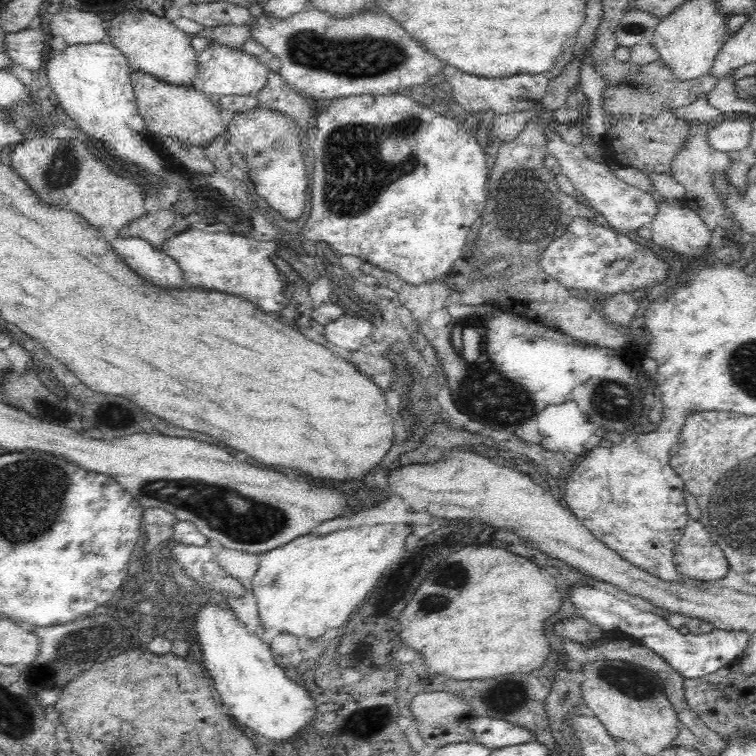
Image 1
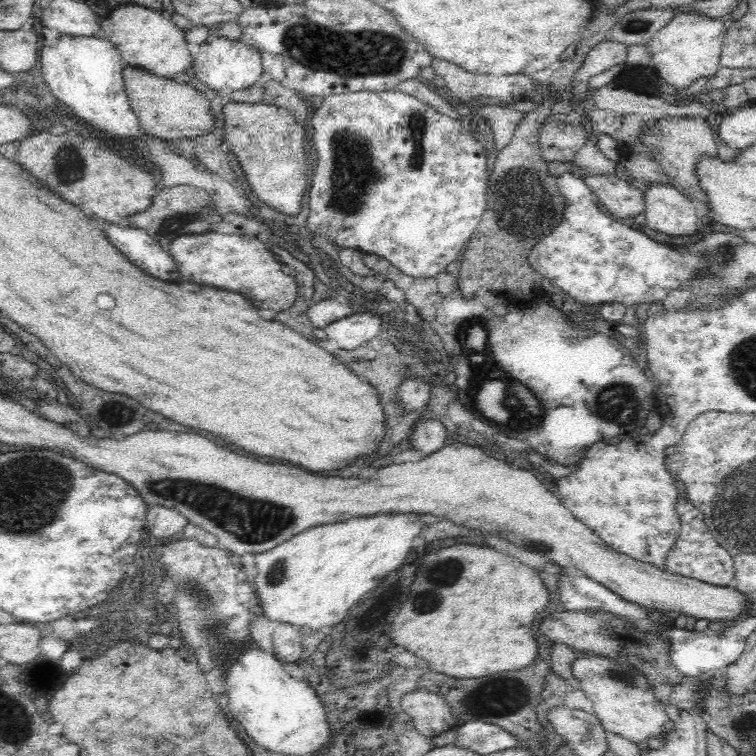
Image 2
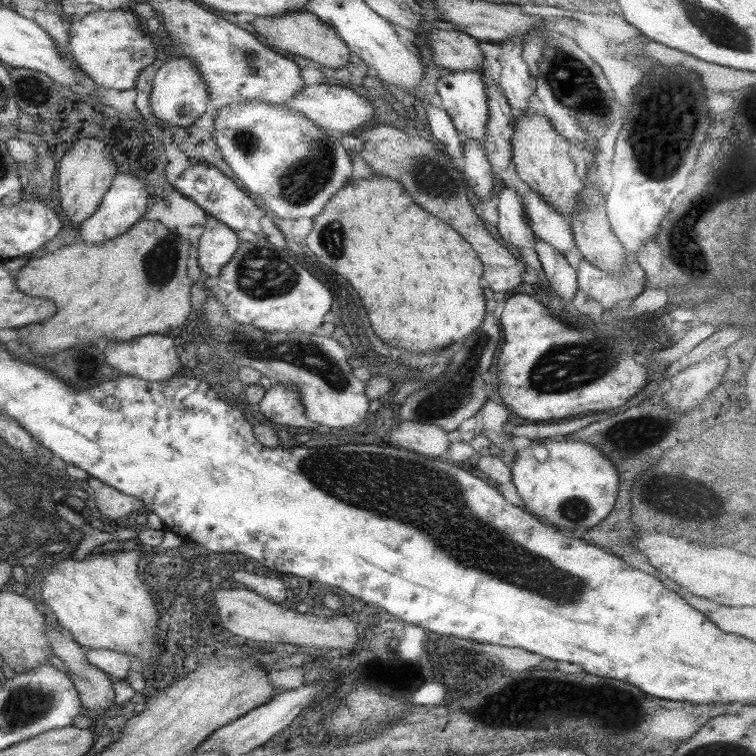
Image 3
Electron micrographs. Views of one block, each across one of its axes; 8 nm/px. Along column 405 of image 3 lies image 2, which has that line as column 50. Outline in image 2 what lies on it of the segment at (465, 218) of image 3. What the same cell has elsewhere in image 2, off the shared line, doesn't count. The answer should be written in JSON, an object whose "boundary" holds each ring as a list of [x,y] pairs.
{"boundary":[[[48,131],[27,136],[19,141],[14,160],[26,169],[38,182],[42,183],[50,192],[57,194],[62,200],[77,206],[88,218],[101,223],[120,224],[122,218],[130,218],[146,210],[150,206],[148,196],[156,185],[156,175],[142,170],[139,162],[130,163],[120,158],[116,152],[94,138],[84,139],[82,135],[69,134],[53,136]]]}

